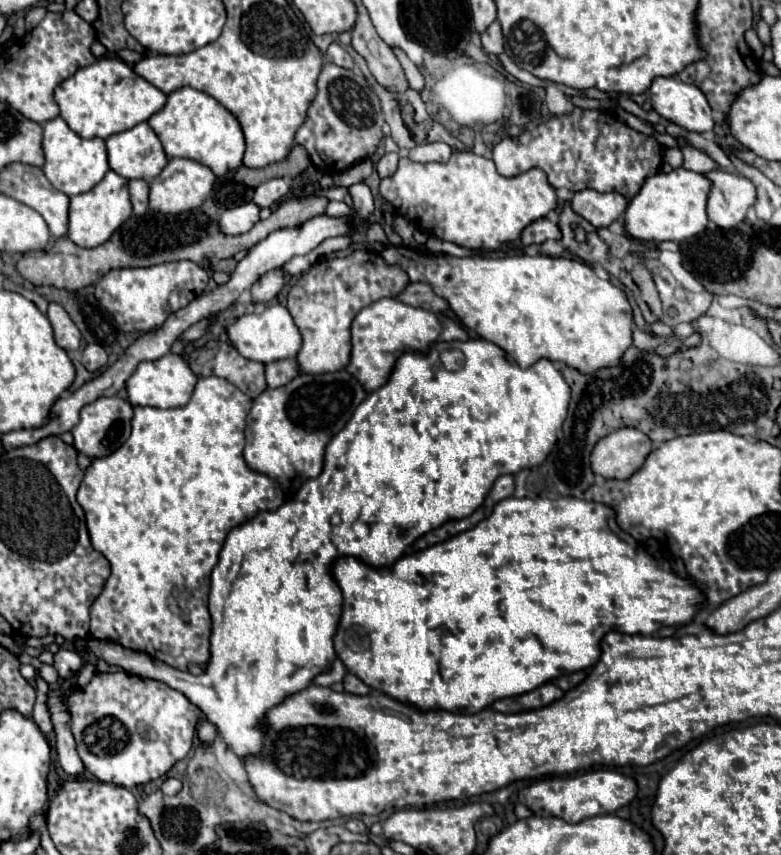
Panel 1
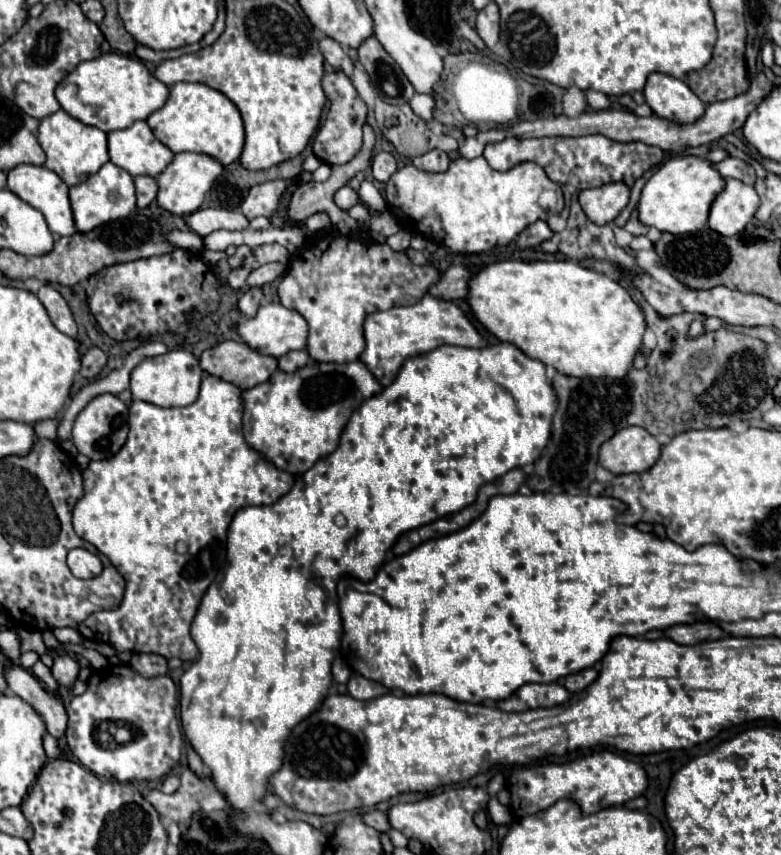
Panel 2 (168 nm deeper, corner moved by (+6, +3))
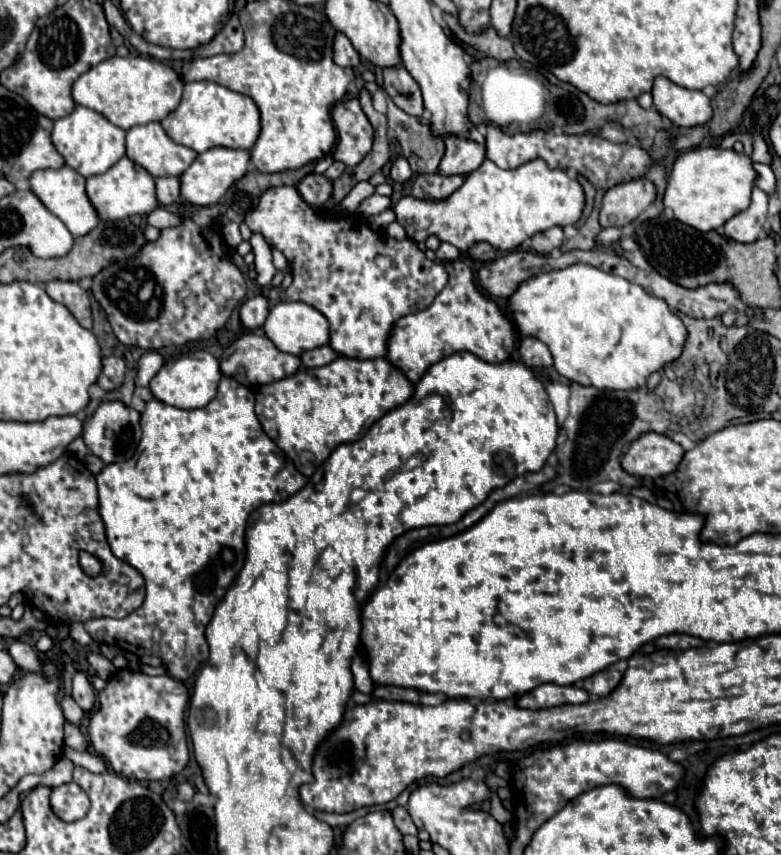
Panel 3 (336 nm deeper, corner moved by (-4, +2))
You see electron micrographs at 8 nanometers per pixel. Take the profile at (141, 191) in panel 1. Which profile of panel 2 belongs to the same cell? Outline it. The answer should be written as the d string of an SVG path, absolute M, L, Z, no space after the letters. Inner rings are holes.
M134 177L136 185L136 207L144 209L148 207L156 197L156 179L154 177Z

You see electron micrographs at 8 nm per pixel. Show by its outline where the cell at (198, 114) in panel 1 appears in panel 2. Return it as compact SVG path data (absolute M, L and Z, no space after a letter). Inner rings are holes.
M176 83L170 87L170 95L162 109L154 111L146 123L154 131L156 139L164 143L172 153L204 153L228 167L238 161L244 147L244 127L236 105L220 91L202 83Z

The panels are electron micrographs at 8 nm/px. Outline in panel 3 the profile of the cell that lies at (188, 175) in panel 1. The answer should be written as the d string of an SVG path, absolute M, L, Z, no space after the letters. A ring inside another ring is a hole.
M210 148L204 154L200 154L194 164L180 176L182 182L182 198L198 204L198 206L210 206L216 204L226 190L242 178L242 174L248 172L248 162L250 162L250 152L248 150L234 150L234 148Z

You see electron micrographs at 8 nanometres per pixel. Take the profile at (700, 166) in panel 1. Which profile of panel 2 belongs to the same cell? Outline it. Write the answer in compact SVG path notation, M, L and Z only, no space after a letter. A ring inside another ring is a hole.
M726 157L724 161L720 161L720 163L712 163L712 167L722 175L722 177L734 177L734 179L740 179L740 181L744 181L744 183L748 183L748 185L752 185L754 183L754 169L748 165L748 163L744 163L744 161L740 161L740 159L734 159L734 157Z

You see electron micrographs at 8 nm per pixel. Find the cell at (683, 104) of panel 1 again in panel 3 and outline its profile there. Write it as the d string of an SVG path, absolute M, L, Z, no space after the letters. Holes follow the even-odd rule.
M656 78L652 88L656 110L678 126L704 126L712 118L710 98L700 90L682 88L668 78Z

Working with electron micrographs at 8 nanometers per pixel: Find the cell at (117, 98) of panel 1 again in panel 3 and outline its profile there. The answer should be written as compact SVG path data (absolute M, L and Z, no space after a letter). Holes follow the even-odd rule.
M114 56L82 74L72 86L72 98L76 104L104 114L112 124L130 130L136 124L158 122L166 118L166 114L176 110L182 98L182 88L184 82L180 74L176 74L160 60L142 56Z

